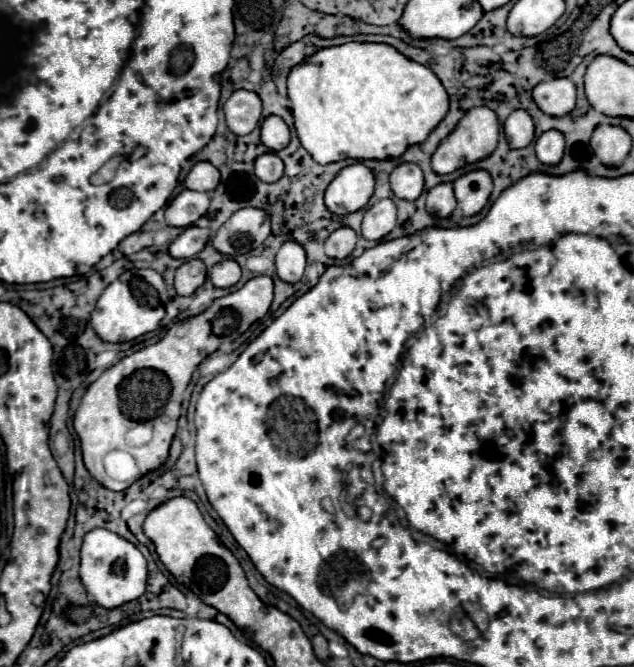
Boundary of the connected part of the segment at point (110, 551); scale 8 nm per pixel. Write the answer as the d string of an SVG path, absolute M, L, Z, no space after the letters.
M95 528L83 538L81 548L81 582L87 594L103 608L117 608L125 602L137 600L145 592L147 582L147 562L135 544L121 538L107 528Z

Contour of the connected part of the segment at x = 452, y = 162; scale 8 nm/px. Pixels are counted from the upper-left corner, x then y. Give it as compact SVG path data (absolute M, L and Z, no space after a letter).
M473 108L473 112L465 114L465 120L457 124L457 128L441 142L437 152L431 158L431 166L435 174L451 174L467 164L475 164L483 158L489 158L497 148L499 138L499 120L491 108Z

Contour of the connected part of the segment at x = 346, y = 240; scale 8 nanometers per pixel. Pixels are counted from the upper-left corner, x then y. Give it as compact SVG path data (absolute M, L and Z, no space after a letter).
M343 226L325 240L325 254L333 260L345 260L353 252L355 242L357 242L357 234L351 228Z

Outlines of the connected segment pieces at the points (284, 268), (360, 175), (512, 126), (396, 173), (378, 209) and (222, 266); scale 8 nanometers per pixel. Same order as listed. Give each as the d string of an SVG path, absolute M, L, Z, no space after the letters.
M285 242L277 252L277 276L283 282L299 282L305 270L305 250L297 242Z
M357 162L345 166L325 190L325 206L337 216L345 216L363 208L373 196L375 178L371 170Z
M513 110L503 124L503 130L511 148L525 148L535 138L533 118L525 110Z
M399 164L391 172L391 190L397 198L417 200L423 192L423 172L417 164Z
M385 198L365 212L361 234L365 240L381 240L395 228L395 224L397 224L397 208L393 200Z
M225 258L223 262L215 264L213 270L211 270L211 282L213 286L217 288L229 288L229 286L235 286L241 278L241 268L235 260L231 258Z

